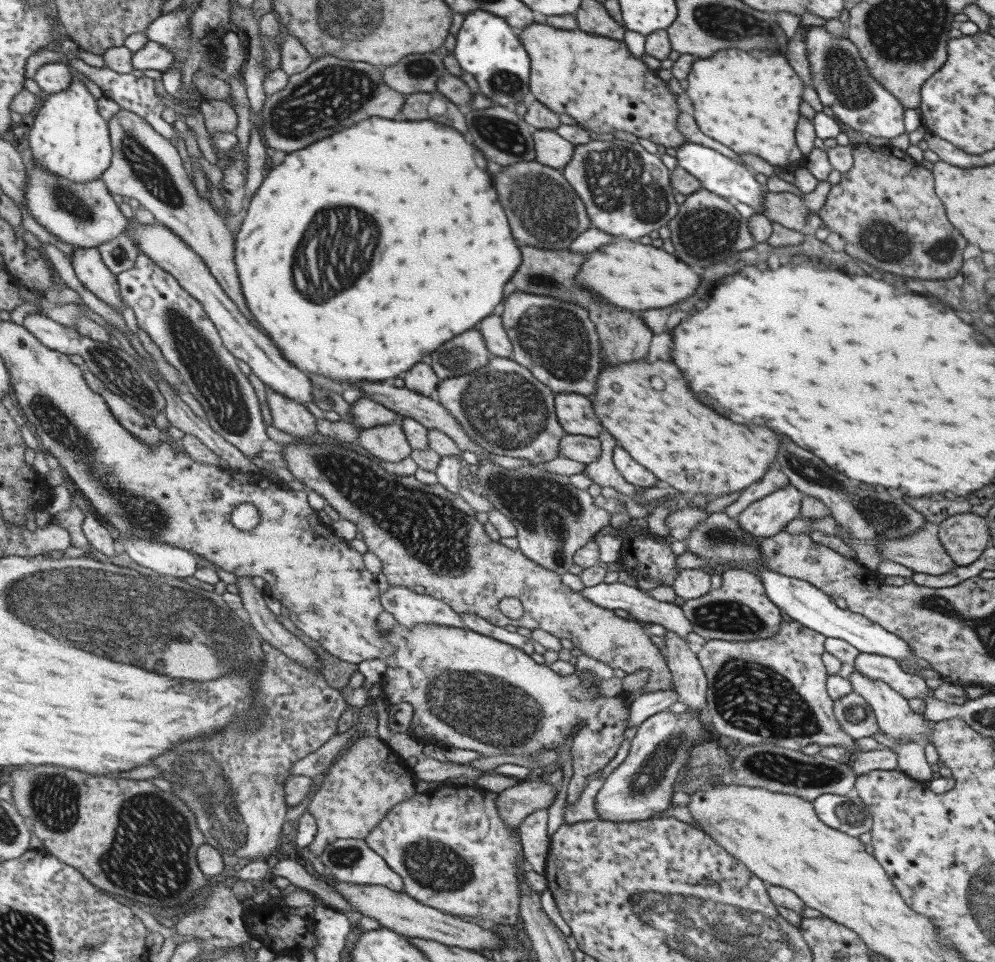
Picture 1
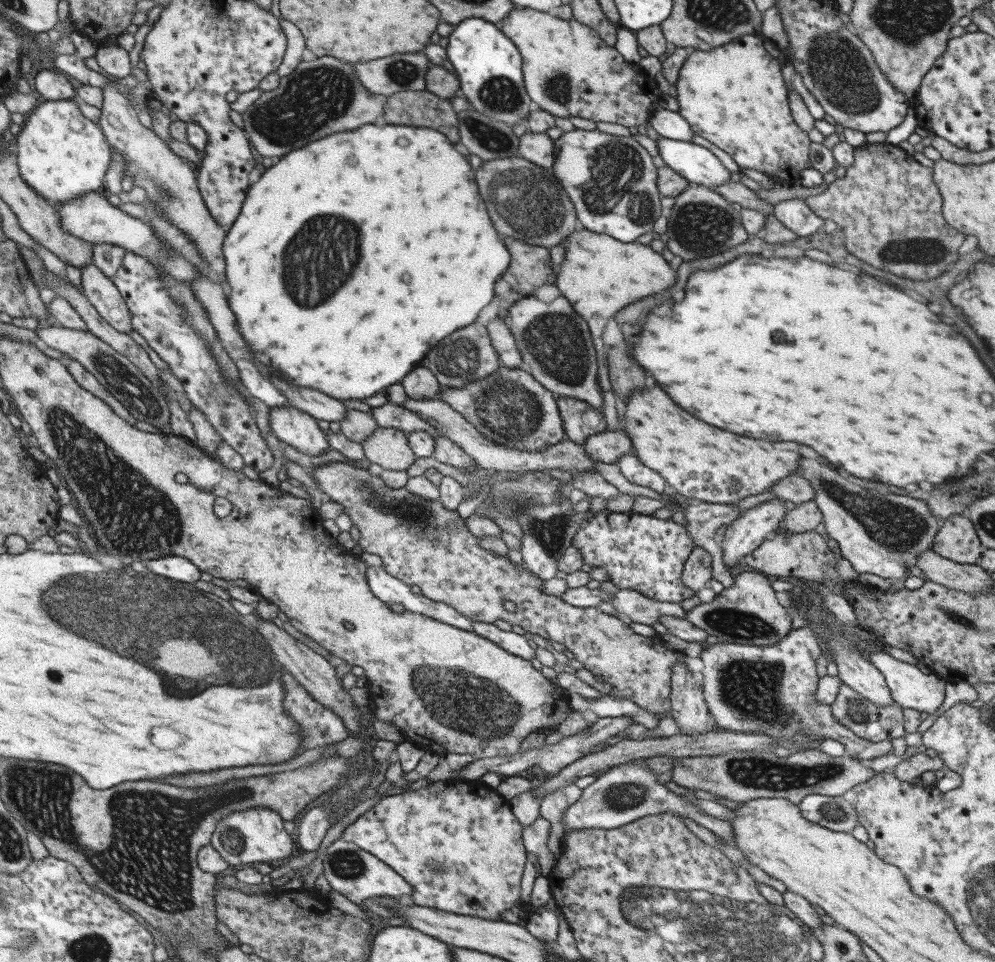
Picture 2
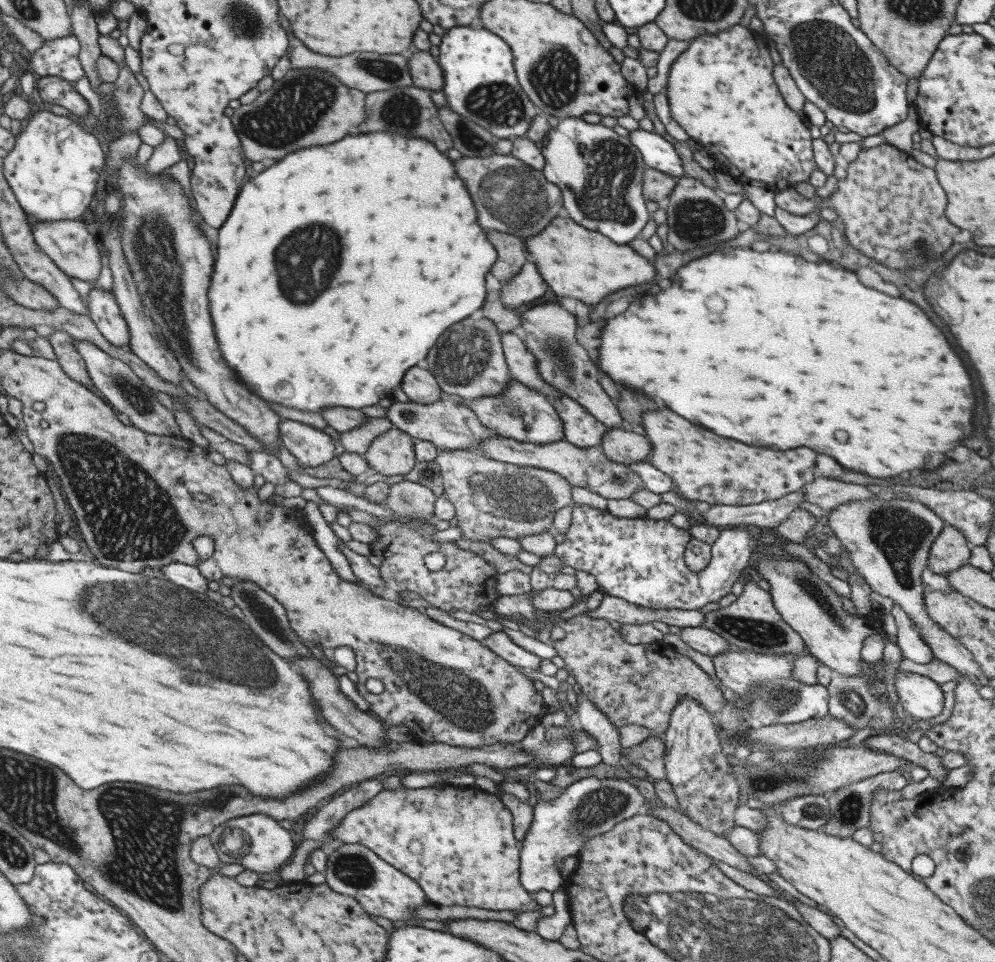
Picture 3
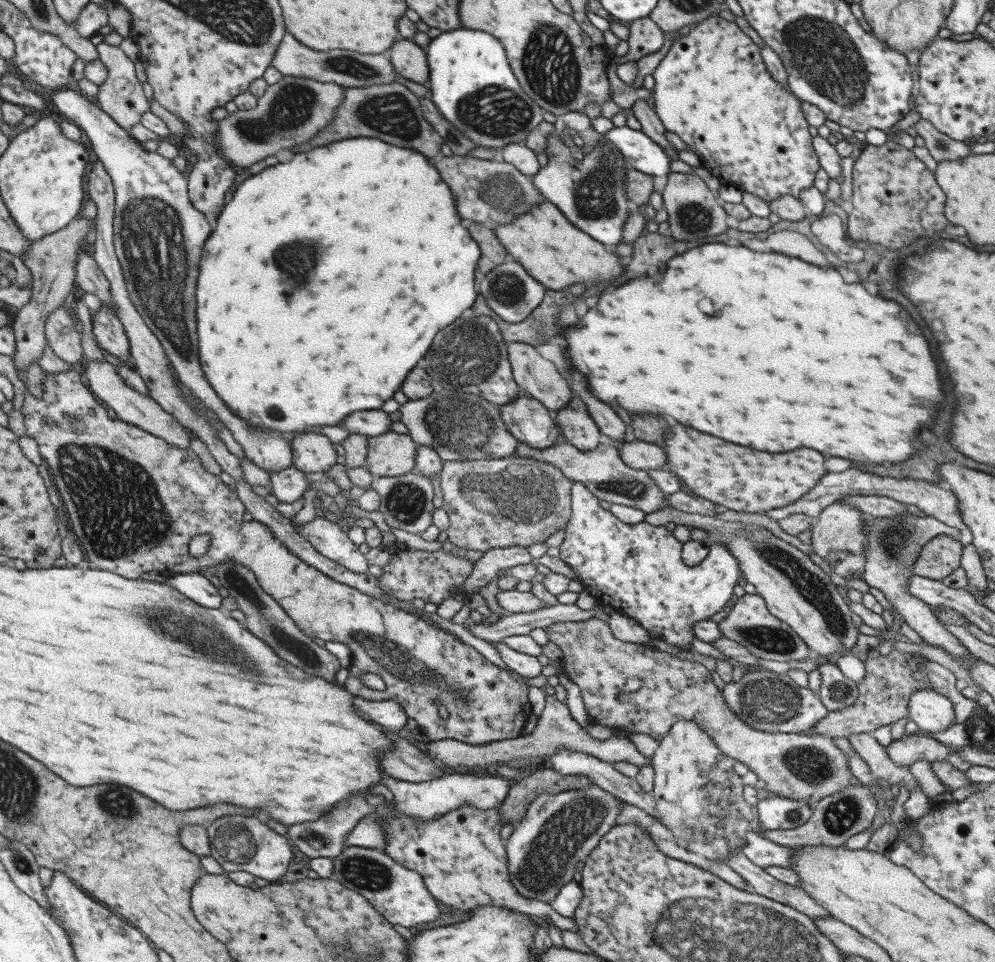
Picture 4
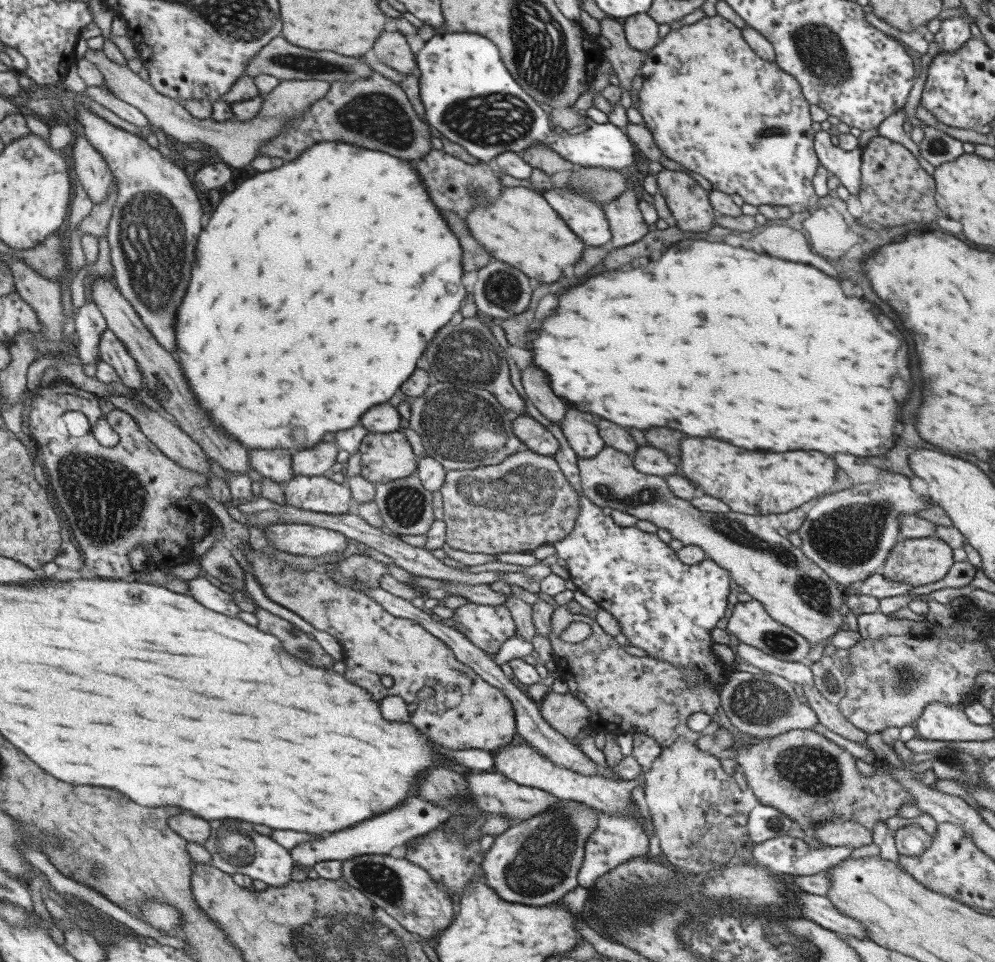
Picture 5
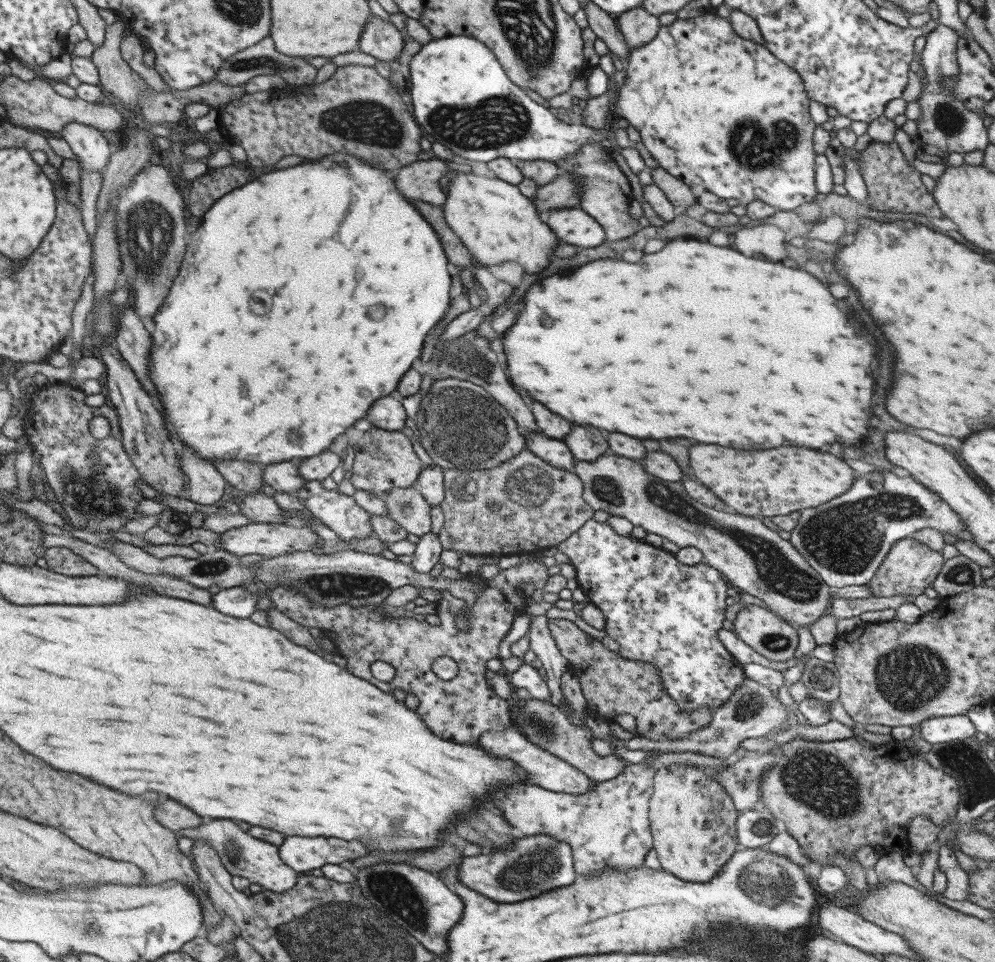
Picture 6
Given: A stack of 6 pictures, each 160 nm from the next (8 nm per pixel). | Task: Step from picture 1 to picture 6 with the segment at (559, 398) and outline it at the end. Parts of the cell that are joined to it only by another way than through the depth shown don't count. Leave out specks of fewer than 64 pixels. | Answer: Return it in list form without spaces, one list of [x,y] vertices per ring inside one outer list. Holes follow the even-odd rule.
[[[573,424],[569,434],[562,439],[575,461],[593,462],[598,456],[607,454],[607,444],[603,438],[605,432],[593,426]]]

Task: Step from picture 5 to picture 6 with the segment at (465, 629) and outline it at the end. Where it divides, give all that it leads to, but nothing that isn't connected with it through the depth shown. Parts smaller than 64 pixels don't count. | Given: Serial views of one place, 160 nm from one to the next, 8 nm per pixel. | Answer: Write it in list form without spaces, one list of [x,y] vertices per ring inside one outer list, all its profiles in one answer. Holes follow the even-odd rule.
[[[534,558],[519,565],[501,569],[491,579],[484,579],[475,574],[463,574],[462,577],[476,583],[476,593],[478,594],[475,602],[466,610],[466,618],[470,621],[470,627],[467,631],[458,629],[454,621],[454,616],[460,610],[464,610],[467,604],[464,600],[455,598],[446,590],[441,591],[441,599],[436,602],[436,615],[440,620],[439,625],[431,625],[426,621],[417,621],[413,617],[392,617],[374,604],[362,607],[352,607],[349,604],[339,604],[339,606],[334,607],[316,605],[304,592],[286,586],[272,589],[269,596],[274,608],[284,612],[289,618],[296,620],[299,624],[312,630],[319,628],[325,635],[329,636],[337,644],[338,653],[346,659],[346,668],[351,670],[351,674],[359,674],[359,678],[376,686],[382,692],[388,693],[399,689],[405,692],[405,695],[412,694],[417,698],[419,704],[415,708],[415,713],[419,715],[419,719],[424,722],[424,725],[435,736],[439,736],[443,740],[451,740],[453,743],[475,745],[477,744],[477,739],[479,739],[479,734],[482,732],[505,730],[513,724],[513,721],[510,719],[512,717],[511,711],[507,707],[505,700],[497,697],[486,684],[484,678],[485,662],[491,660],[491,658],[497,658],[499,642],[509,632],[511,622],[513,622],[515,616],[523,614],[528,597],[522,592],[522,586],[531,583],[535,588],[542,588],[547,577],[546,570],[547,568],[541,565],[537,558]],[[440,656],[448,656],[458,666],[457,675],[449,682],[436,678],[430,669],[431,663]],[[375,660],[387,662],[394,668],[394,676],[390,682],[379,682],[370,674],[369,664],[375,662]]]

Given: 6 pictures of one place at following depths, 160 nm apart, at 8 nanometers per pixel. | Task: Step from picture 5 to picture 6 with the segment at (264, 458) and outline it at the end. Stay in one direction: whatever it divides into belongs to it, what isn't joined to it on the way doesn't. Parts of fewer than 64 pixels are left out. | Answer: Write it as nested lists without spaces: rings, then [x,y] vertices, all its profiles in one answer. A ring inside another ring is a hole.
[[[295,461],[271,463],[264,465],[263,469],[265,482],[277,491],[295,493],[307,482]]]

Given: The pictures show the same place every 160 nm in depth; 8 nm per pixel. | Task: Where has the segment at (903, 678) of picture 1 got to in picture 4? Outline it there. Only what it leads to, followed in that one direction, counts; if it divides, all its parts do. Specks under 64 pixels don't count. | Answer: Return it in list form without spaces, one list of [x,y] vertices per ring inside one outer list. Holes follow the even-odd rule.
[[[915,690],[909,696],[909,720],[919,728],[919,733],[939,732],[955,721],[954,711],[948,698],[933,690]]]

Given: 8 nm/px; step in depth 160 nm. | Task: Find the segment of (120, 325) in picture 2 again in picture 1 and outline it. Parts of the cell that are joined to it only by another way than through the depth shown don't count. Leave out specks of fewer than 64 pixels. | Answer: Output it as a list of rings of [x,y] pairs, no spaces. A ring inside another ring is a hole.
[[[98,247],[75,250],[72,253],[72,266],[83,286],[115,311],[122,311],[127,306],[121,296],[118,276],[103,262]]]

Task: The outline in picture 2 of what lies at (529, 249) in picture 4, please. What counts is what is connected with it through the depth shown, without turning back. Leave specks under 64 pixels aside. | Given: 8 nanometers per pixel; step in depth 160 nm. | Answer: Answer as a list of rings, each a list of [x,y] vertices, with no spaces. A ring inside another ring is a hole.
[[[580,227],[569,237],[565,237],[561,243],[564,244],[565,252],[563,261],[554,271],[555,284],[561,295],[587,323],[593,349],[596,351],[597,385],[602,395],[601,415],[604,417],[607,431],[617,430],[615,400],[608,380],[607,361],[601,341],[603,326],[617,310],[625,308],[627,304],[673,286],[675,270],[649,245],[641,245],[636,241],[619,242],[611,236],[596,234]]]

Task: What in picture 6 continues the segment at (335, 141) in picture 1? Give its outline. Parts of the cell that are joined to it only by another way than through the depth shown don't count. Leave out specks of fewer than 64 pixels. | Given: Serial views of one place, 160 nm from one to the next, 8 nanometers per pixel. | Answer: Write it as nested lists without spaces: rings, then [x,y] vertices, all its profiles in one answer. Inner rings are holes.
[[[345,152],[265,173],[215,202],[213,208],[203,216],[203,224],[191,242],[191,250],[187,250],[183,274],[171,288],[167,306],[163,306],[163,310],[160,308],[156,314],[150,375],[162,394],[162,400],[159,400],[161,411],[177,428],[181,442],[211,462],[225,459],[264,466],[278,462],[298,462],[317,456],[327,451],[339,434],[345,434],[355,420],[363,418],[363,414],[371,409],[369,406],[373,400],[395,390],[395,384],[405,376],[411,362],[421,354],[425,334],[445,314],[449,304],[451,278],[441,242],[437,240],[433,228],[407,202],[407,198],[399,194],[393,173]]]

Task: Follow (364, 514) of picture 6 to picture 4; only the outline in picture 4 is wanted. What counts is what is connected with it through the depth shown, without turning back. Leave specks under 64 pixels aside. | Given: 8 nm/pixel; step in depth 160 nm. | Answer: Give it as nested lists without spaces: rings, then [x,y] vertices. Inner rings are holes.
[[[291,466],[281,472],[270,472],[271,494],[274,494],[279,501],[292,503],[305,494],[309,488],[309,482],[305,474],[297,467]]]

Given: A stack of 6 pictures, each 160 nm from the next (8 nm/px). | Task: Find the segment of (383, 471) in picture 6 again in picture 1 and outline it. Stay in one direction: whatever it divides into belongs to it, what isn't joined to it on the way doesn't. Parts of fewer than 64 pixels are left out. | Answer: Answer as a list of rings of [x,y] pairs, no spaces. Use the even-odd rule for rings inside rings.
[[[382,424],[358,431],[358,444],[385,462],[399,462],[409,454],[408,440],[397,424]]]

